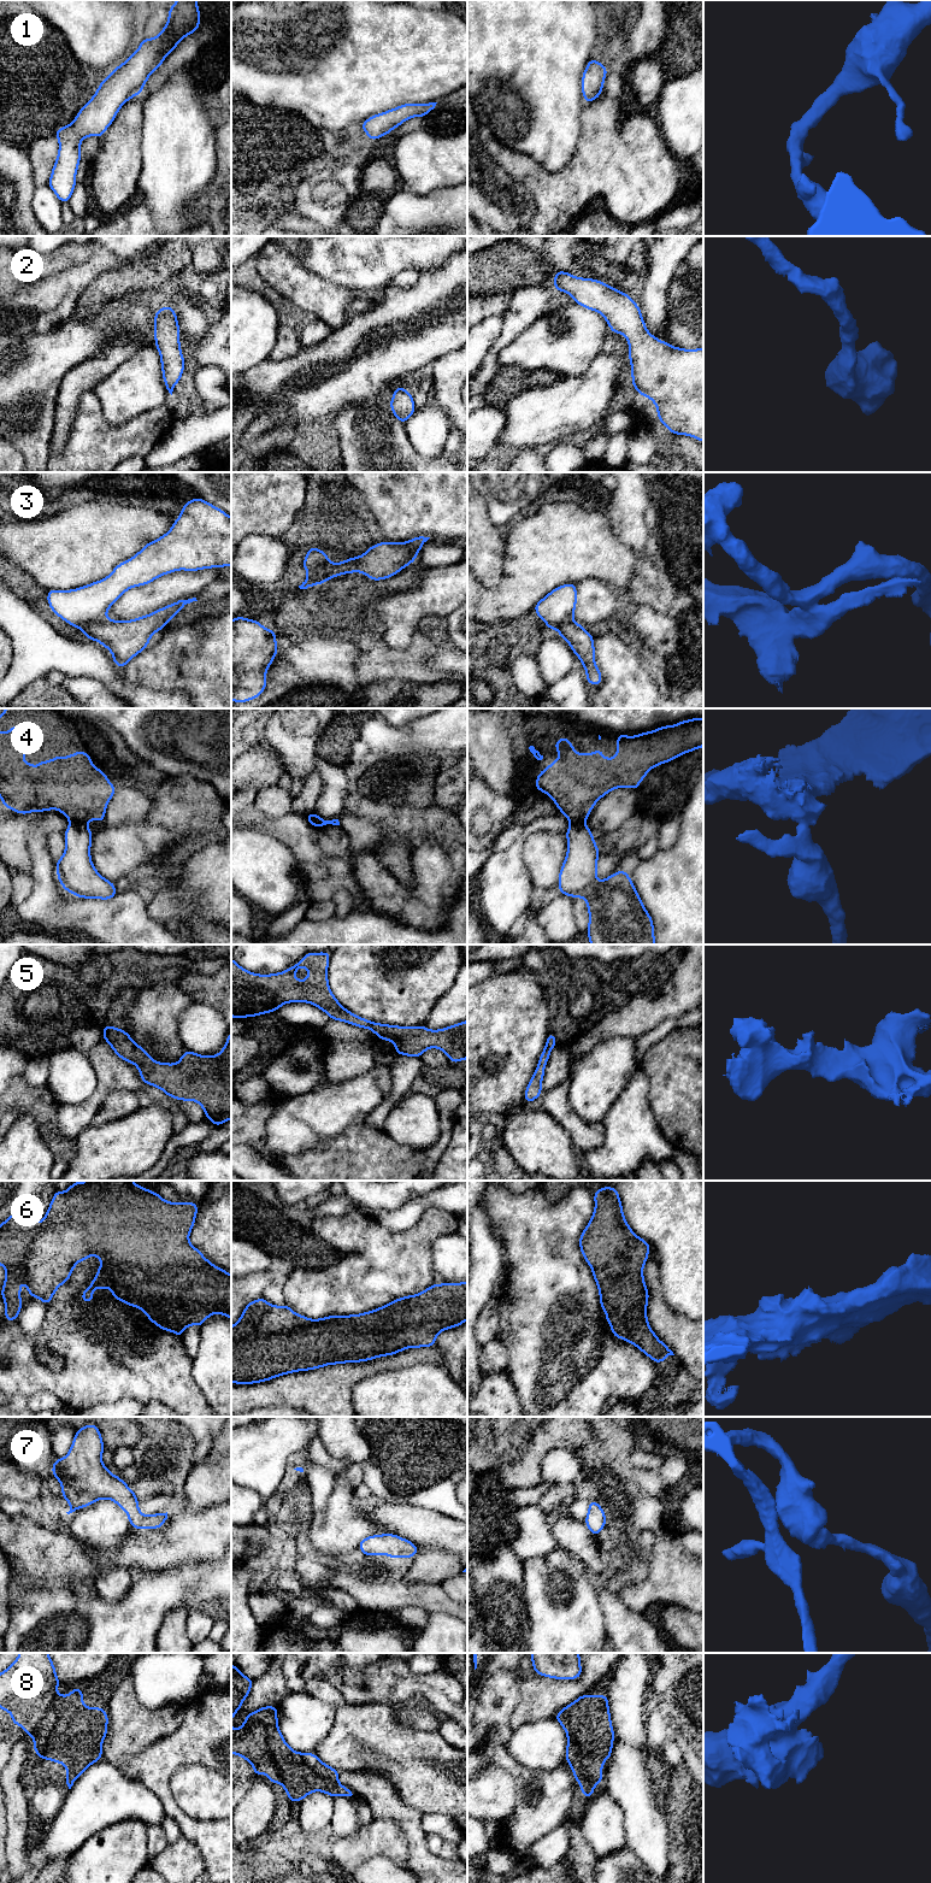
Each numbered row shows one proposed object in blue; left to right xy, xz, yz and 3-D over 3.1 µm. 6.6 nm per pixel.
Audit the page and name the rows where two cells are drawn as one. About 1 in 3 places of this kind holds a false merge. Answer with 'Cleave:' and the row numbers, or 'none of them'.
Cleave: 3, 4

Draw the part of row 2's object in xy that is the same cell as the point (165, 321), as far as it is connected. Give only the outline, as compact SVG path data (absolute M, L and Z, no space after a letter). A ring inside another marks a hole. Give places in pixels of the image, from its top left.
M160 307L154 313L154 347L160 353L163 379L171 395L183 375L185 363L181 352L179 334L181 329L173 307Z

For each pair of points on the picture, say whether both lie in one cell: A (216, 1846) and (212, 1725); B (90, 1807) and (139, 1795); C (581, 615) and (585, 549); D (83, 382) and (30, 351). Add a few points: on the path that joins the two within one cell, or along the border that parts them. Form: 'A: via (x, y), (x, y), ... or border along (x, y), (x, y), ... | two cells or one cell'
A: via (184, 1820), (164, 1794), (164, 1772), (181, 1755) | one cell
B: via (102, 1799), (127, 1799) | one cell
C: border along (576, 583), (587, 578), (597, 578), (611, 587) | two cells
D: border along (90, 355), (74, 365), (65, 374), (56, 398) | two cells

